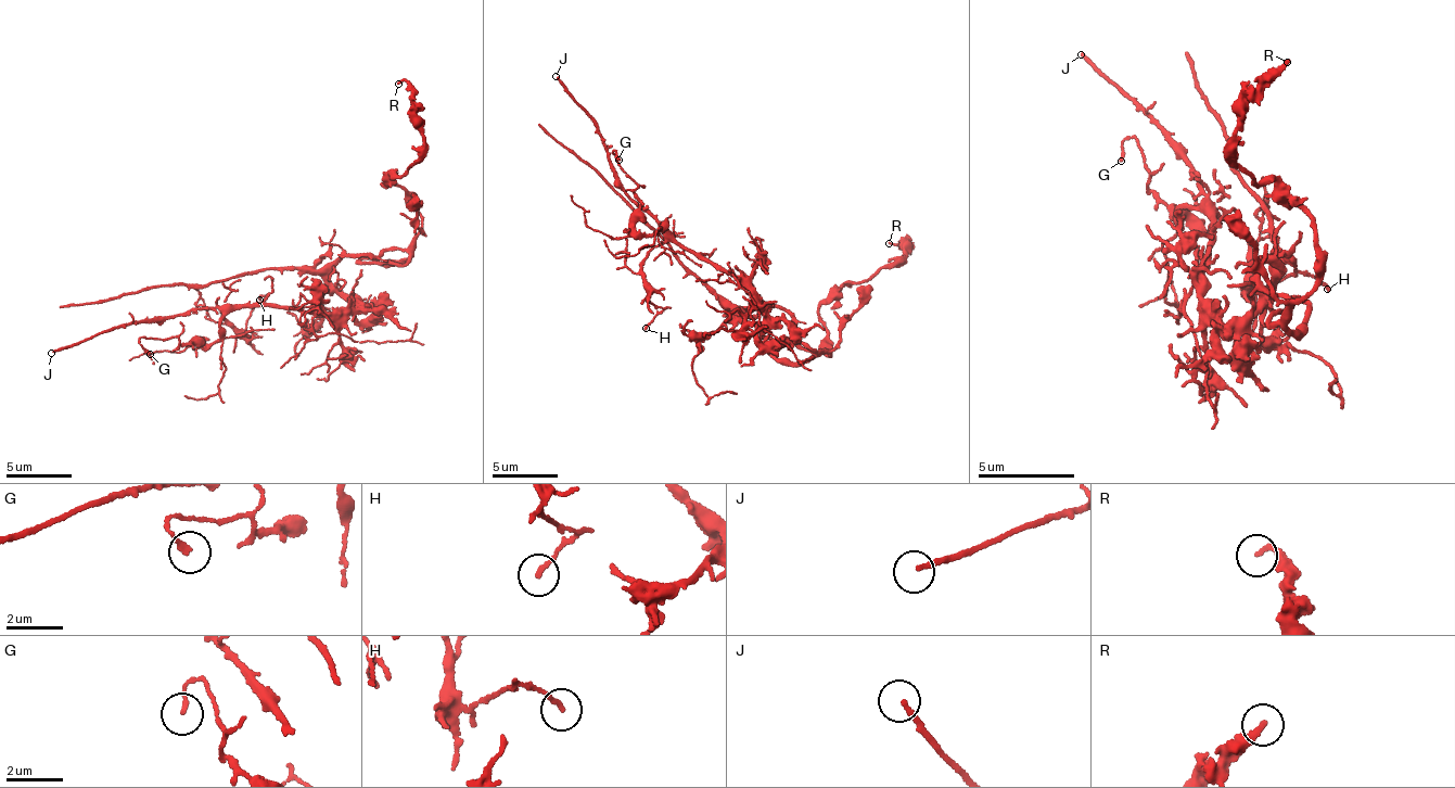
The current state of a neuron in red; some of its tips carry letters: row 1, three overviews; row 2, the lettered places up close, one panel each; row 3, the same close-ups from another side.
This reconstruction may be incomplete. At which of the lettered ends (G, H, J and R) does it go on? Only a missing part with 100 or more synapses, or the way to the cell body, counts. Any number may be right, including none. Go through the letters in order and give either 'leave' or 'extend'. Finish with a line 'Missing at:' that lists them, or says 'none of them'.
G: leave
H: leave
J: leave
R: leave
Missing at: none of them

